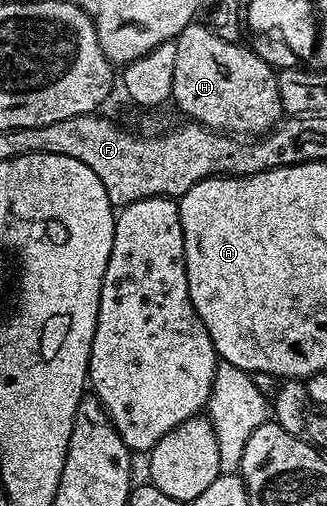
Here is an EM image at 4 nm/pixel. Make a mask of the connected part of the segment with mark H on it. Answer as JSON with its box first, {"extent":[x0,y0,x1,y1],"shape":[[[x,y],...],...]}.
{"extent":[172,23,283,135],"shape":[[[200,23],[188,25],[177,38],[175,38],[177,46],[175,47],[175,83],[173,84],[172,104],[177,104],[183,112],[186,113],[190,122],[198,125],[205,125],[209,129],[215,129],[222,133],[232,133],[234,135],[264,135],[270,129],[274,129],[282,120],[283,110],[281,100],[279,99],[279,87],[277,86],[277,73],[272,69],[263,58],[257,53],[252,53],[249,49],[244,49],[244,44],[236,41],[228,41],[227,39],[219,39],[219,35],[215,35],[207,26]]]}

